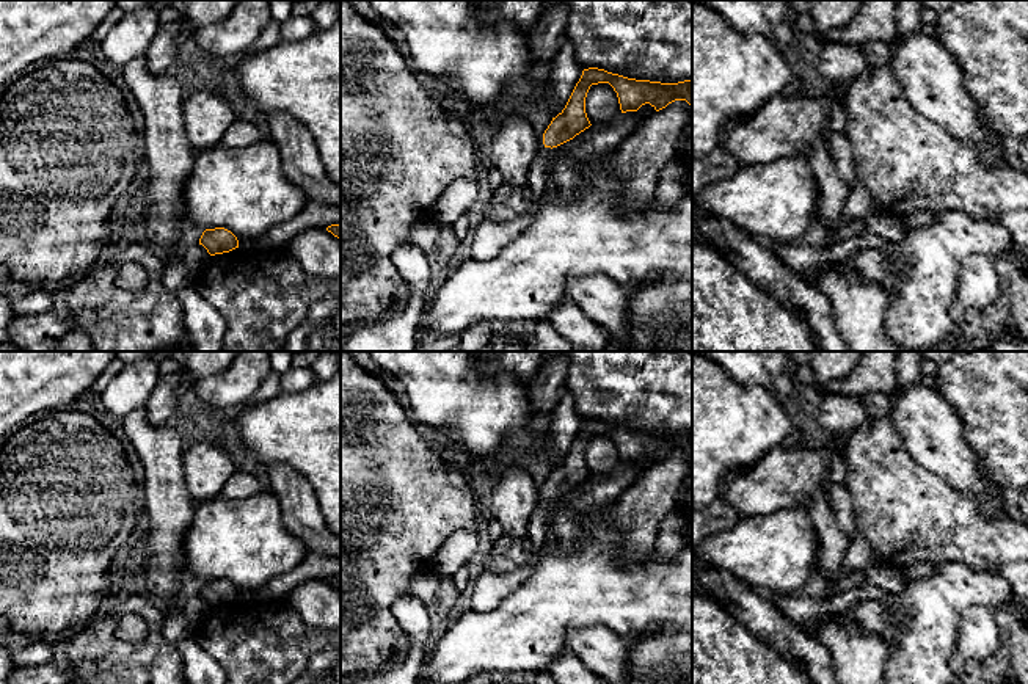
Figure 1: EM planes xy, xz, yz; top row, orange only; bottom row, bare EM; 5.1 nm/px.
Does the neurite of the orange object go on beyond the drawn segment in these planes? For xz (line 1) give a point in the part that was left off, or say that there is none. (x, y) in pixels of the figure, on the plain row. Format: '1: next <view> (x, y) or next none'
1: next xz (540, 490)

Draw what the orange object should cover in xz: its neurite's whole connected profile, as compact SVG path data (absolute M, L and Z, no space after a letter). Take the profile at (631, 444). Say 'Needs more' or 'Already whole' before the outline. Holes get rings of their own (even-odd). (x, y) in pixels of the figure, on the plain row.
Needs more. M598 419L582 422L565 460L552 469L543 486L538 488L538 500L549 504L592 475L585 464L585 449L592 436L609 435L617 444L622 464L637 463L650 455L656 463L675 452L686 452L692 464L692 433L661 435L650 431L628 430Z

